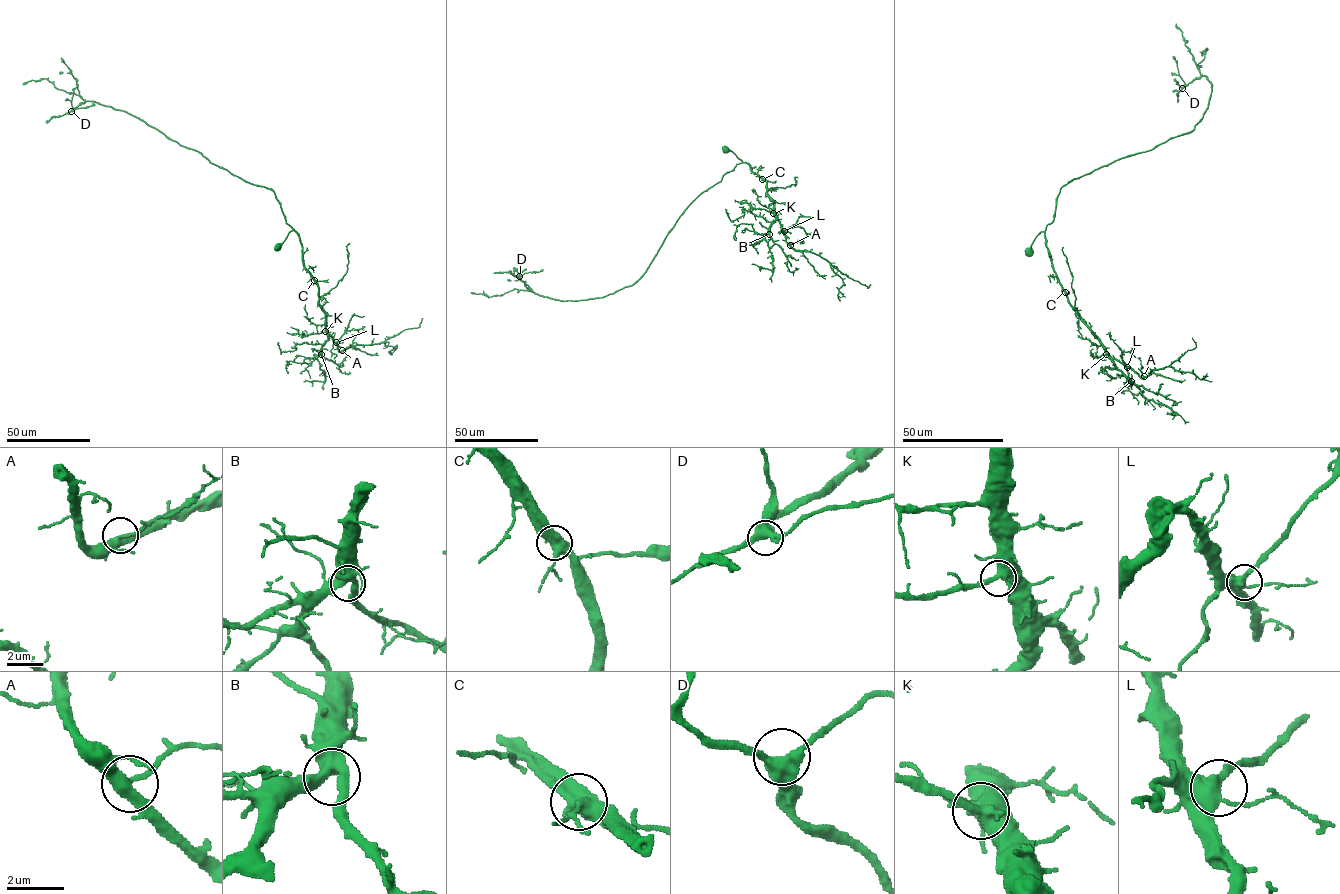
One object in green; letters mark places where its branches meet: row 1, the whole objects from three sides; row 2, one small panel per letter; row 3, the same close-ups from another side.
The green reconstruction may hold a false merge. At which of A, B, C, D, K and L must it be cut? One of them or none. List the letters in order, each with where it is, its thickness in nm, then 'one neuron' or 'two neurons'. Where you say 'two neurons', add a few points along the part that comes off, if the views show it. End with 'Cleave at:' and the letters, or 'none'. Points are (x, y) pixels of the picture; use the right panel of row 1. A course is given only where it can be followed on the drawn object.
A: at (1144, 376); 340 nm thick; one neuron
B: at (1131, 381); 420 nm thick; one neuron
C: at (1065, 292); 480 nm thick; one neuron
D: at (1182, 88); 420 nm thick; one neuron
K: at (1106, 354); 400 nm thick; one neuron
L: at (1127, 367); 400 nm thick; one neuron
Cleave at: none

